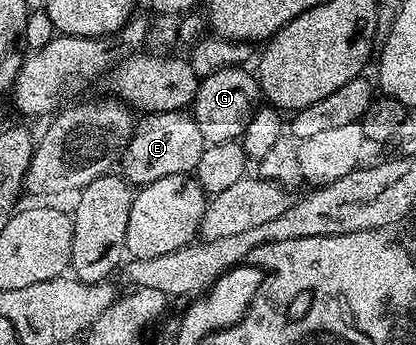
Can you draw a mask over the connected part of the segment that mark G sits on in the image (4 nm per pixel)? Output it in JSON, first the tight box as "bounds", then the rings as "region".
{"bounds":[190,66,262,144],"region":[[[244,66],[223,68],[201,79],[190,114],[198,122],[198,130],[202,130],[202,138],[208,144],[240,140],[246,126],[250,126],[250,118],[256,113],[262,93],[257,77],[253,73],[251,76],[248,70]]]}

